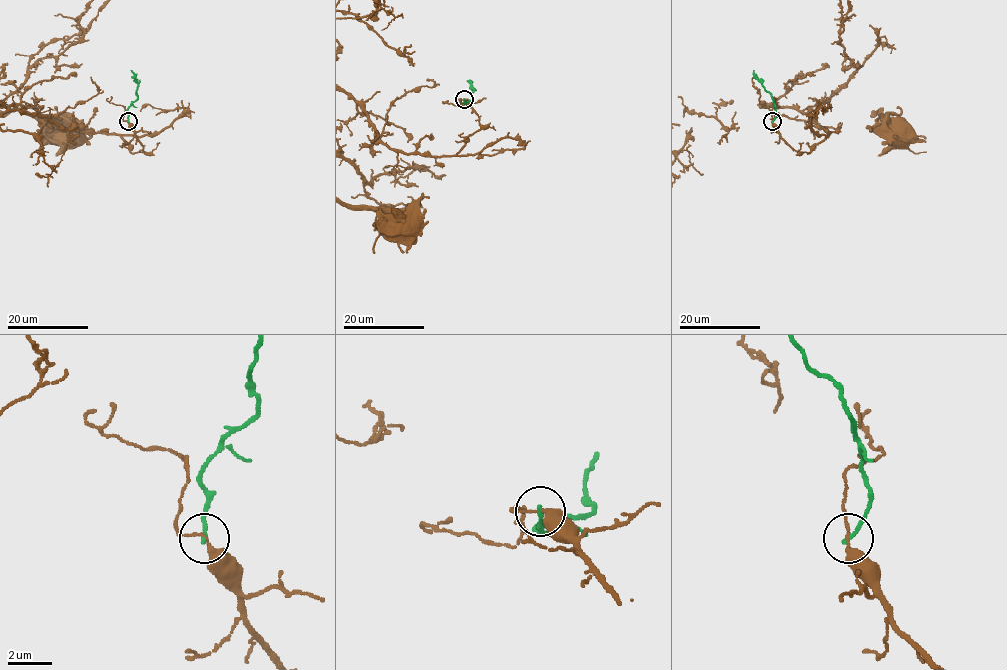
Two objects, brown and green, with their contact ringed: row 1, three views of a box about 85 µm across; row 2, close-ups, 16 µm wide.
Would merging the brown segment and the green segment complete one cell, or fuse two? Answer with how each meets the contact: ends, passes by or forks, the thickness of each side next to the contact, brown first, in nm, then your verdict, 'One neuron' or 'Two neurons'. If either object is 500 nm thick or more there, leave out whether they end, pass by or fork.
At the ring brown passes by. At the ring green ends. Thickness 200 nm (brown) against 190 nm. Two neurons

